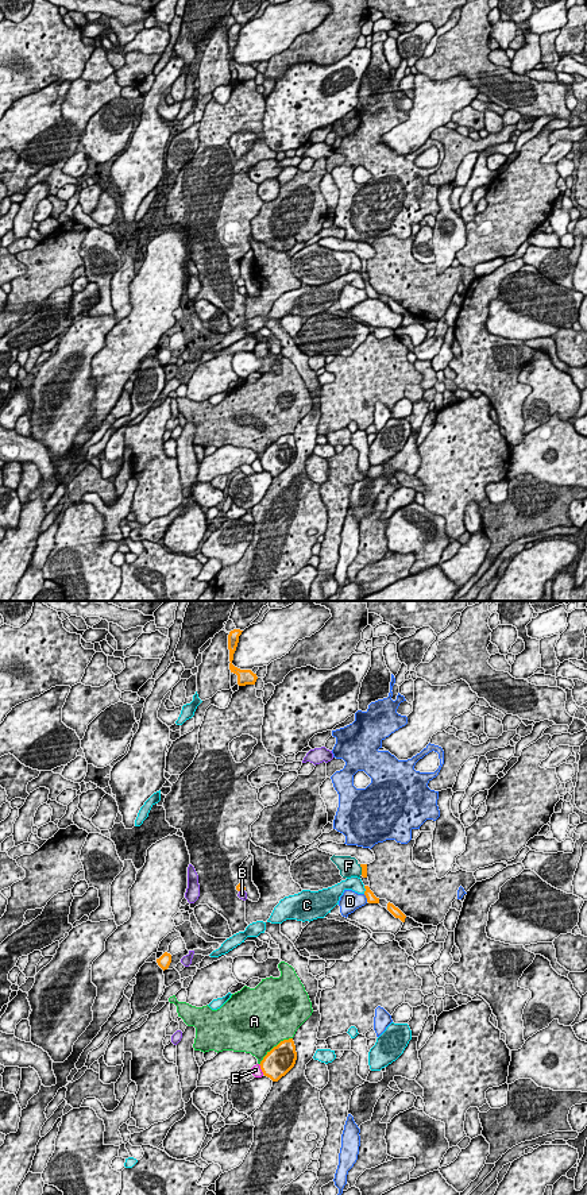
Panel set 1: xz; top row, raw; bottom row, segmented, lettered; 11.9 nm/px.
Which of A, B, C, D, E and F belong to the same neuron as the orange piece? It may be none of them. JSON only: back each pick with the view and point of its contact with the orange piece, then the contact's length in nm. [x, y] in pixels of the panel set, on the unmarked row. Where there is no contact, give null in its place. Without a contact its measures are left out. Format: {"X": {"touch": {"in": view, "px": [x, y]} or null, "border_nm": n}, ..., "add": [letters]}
{"add": []}

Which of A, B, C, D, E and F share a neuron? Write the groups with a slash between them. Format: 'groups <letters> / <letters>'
groups A / B / C / D / E / F

